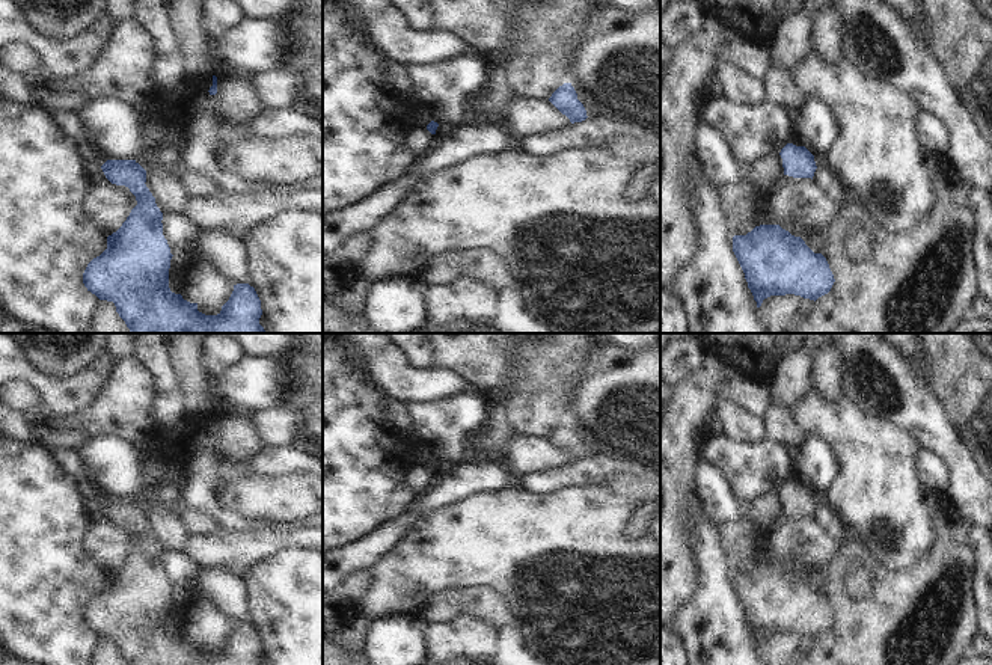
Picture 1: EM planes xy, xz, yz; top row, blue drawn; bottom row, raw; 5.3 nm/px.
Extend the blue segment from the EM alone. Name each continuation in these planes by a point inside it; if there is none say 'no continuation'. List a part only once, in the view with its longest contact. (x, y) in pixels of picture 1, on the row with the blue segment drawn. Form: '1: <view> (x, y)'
no continuation.

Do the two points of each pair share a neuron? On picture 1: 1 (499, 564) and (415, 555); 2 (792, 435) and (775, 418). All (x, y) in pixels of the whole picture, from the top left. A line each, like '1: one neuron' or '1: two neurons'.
1: one neuron
2: one neuron

